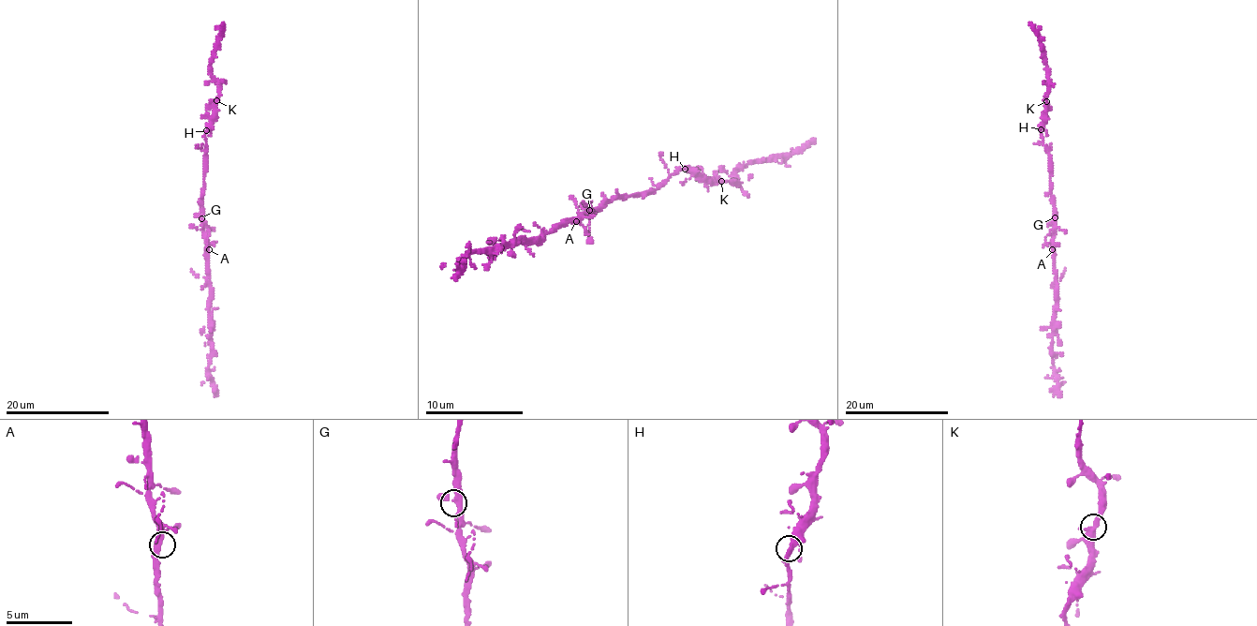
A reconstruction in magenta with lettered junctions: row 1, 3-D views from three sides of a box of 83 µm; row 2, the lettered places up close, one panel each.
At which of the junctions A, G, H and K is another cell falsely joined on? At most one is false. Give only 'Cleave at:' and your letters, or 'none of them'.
Cleave at: none of them

